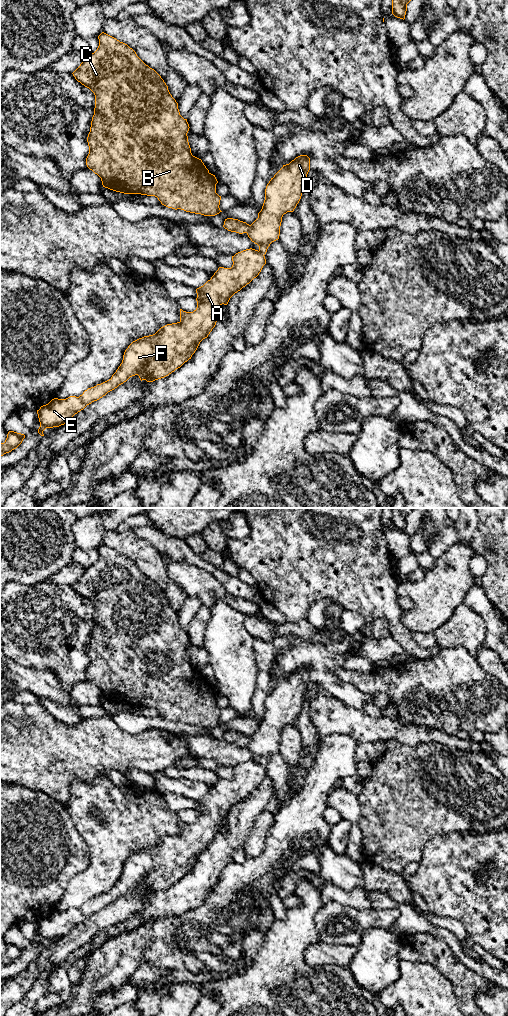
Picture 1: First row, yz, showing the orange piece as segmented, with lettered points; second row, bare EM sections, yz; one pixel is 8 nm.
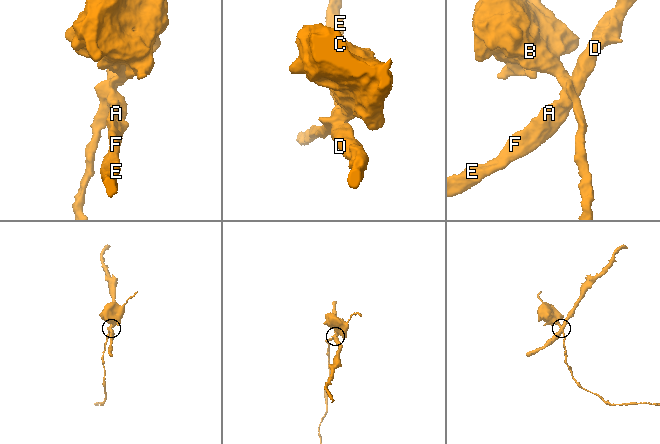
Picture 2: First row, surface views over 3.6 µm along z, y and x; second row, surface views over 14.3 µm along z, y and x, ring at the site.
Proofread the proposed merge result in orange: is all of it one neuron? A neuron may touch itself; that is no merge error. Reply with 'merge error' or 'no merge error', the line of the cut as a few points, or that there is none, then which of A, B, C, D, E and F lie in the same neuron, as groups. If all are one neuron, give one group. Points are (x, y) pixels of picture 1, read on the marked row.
merge error; cut in yz along (250, 225), (245, 232); A D E F / B C

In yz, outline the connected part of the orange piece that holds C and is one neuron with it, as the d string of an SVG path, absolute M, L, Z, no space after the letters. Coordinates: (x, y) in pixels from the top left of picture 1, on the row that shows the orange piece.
M102 32L99 36L99 46L97 50L87 56L80 66L72 73L75 79L85 87L89 88L95 95L94 115L91 121L90 132L87 137L89 146L89 154L86 158L87 167L97 174L102 181L102 185L110 190L124 194L141 194L147 196L155 196L162 205L172 208L181 209L186 212L201 214L204 216L215 216L222 212L219 208L221 196L216 193L216 184L218 183L215 175L211 174L201 159L195 157L191 153L188 142L187 133L189 124L179 112L178 103L172 97L168 90L168 86L161 76L148 65L146 65L127 44L120 42L116 38Z

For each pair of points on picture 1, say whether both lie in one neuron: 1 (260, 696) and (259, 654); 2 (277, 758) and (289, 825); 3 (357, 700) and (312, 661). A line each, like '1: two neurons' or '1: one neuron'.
1: one neuron
2: two neurons
3: one neuron

